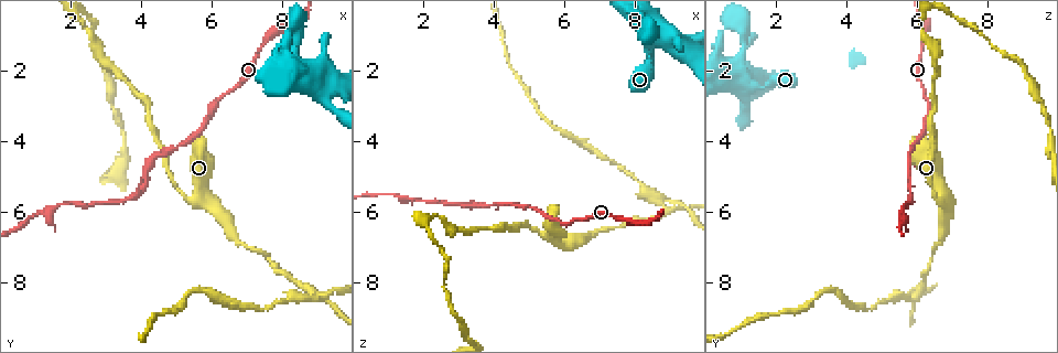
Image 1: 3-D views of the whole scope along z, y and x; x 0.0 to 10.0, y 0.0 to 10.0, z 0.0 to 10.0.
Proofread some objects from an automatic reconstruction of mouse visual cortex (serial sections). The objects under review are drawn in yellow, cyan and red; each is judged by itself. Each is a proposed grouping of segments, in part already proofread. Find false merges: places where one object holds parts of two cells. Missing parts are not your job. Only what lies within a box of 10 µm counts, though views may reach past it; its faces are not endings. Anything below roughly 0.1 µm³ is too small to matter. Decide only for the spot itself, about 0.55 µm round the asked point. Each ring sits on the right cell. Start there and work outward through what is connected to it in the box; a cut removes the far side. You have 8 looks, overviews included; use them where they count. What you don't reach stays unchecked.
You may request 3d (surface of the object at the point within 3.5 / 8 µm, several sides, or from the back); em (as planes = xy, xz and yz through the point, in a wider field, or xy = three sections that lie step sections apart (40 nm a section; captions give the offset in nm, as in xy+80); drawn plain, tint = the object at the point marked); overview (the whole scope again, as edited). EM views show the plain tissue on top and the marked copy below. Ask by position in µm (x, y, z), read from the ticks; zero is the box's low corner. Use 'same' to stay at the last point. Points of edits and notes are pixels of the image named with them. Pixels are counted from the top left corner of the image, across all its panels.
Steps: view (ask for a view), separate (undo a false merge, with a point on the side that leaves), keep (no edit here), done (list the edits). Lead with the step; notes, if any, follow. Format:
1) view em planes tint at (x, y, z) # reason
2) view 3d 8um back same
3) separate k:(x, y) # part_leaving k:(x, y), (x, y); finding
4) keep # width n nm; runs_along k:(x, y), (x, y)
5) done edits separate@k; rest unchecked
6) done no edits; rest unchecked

view 3d 3.5um at (8.70, 2.45, 1.15)

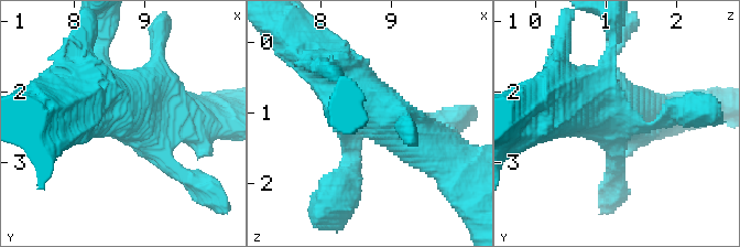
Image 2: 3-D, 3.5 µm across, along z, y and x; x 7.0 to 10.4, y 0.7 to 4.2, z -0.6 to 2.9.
view em xy step 5 tint at (8.65, 2.50, 1.20)

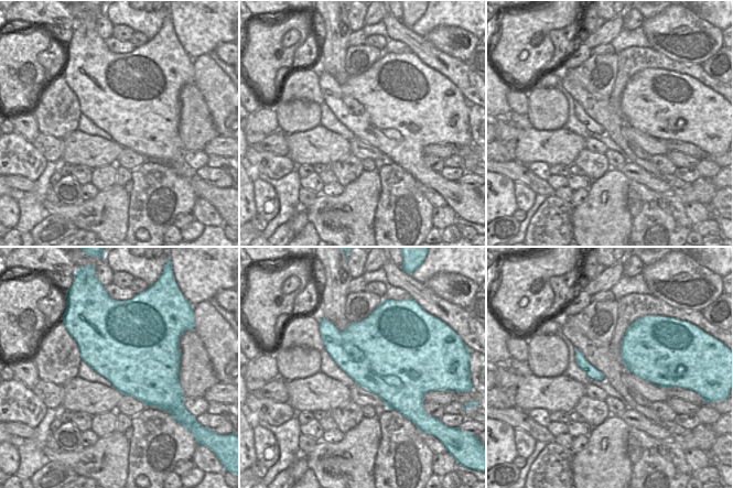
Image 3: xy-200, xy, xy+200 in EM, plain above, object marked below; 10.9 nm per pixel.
keep # runs_along 3:(578, 354), (580, 359), (600, 377); one cell here

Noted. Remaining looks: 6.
view 3d 3.5um at (8.70, 8.50, 5.75) # two arms at a narrow angle

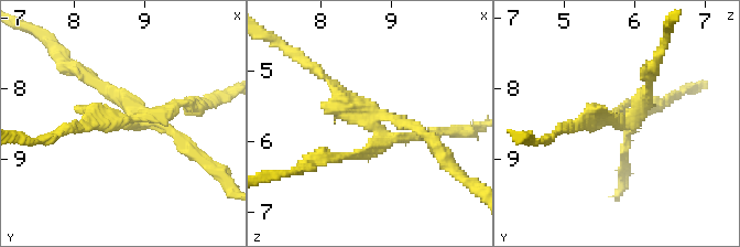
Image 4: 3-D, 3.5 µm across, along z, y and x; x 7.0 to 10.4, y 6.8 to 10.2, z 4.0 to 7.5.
view em xy step 2 tint at (8.75, 8.50, 5.80)

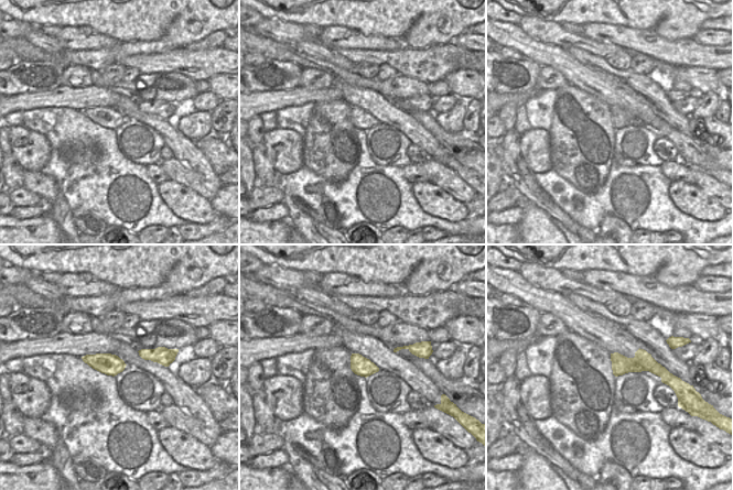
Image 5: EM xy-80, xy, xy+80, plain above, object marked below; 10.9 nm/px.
view em planes tint same

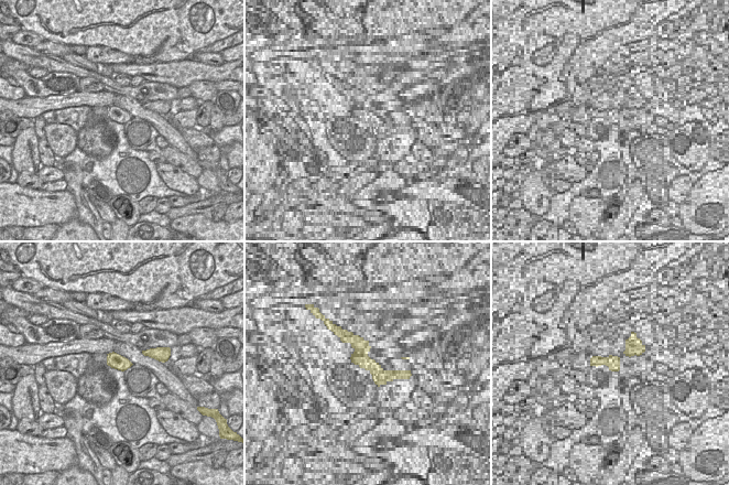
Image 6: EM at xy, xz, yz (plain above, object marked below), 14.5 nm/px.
separate 4:(115, 119) # width 220 nm; part_leaving 4:(130, 121), (97, 118), (53, 138); a second cell is stuck on

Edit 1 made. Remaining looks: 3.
view 3d 3.5um at (0.90, 6.15, 5.45) # thin neck

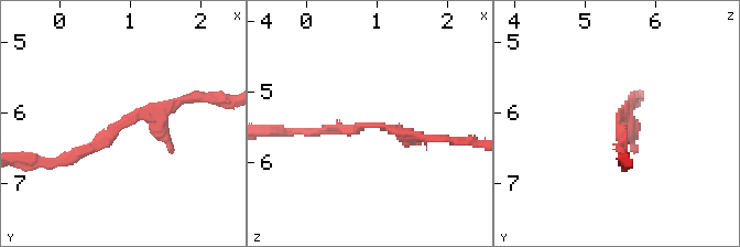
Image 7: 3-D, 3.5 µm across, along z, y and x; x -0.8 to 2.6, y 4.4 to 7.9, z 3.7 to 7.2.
view em xy step 5 tint at (0.85, 6.15, 5.50) # shape alone is not enough

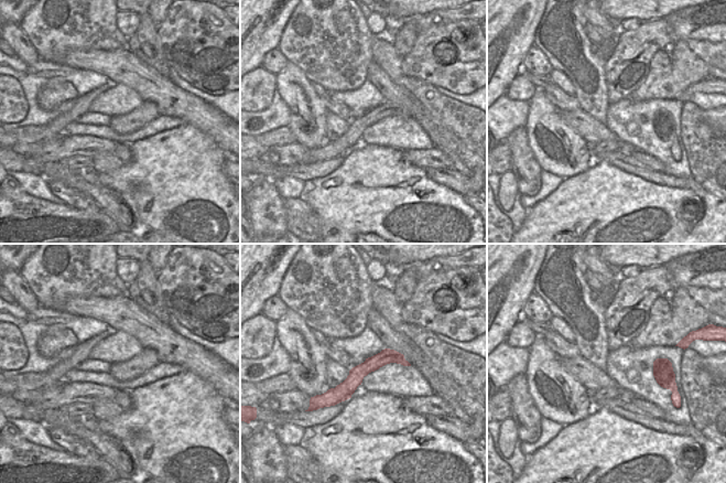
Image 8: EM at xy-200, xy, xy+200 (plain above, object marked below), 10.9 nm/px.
view em xy step 3 tint same

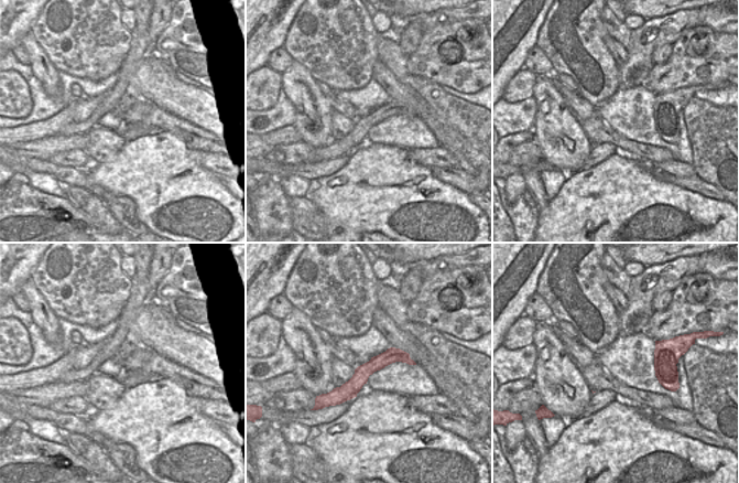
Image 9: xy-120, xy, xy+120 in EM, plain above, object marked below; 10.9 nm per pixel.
keep # arm_widths 150, 150 nm; runs_along 7:(183, 100), (160, 118), (126, 118), (61, 165); one cell here

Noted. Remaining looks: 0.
done edits separate@4; rest unchecked

